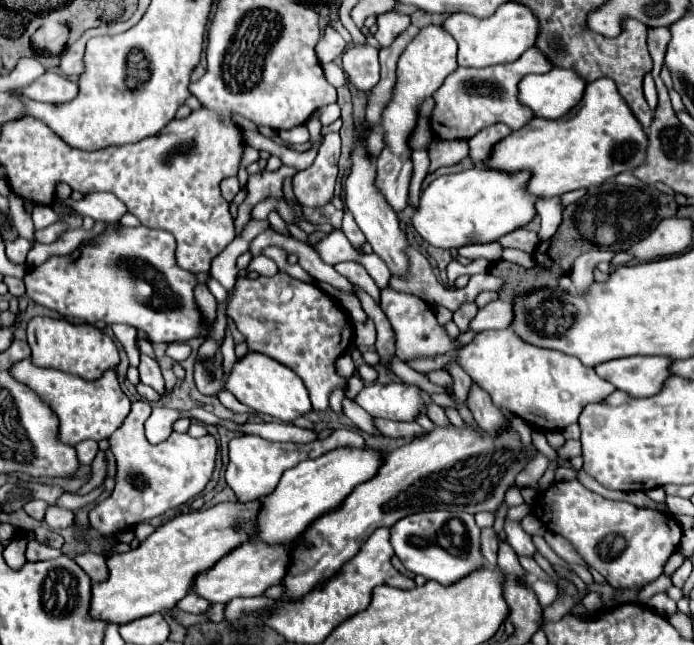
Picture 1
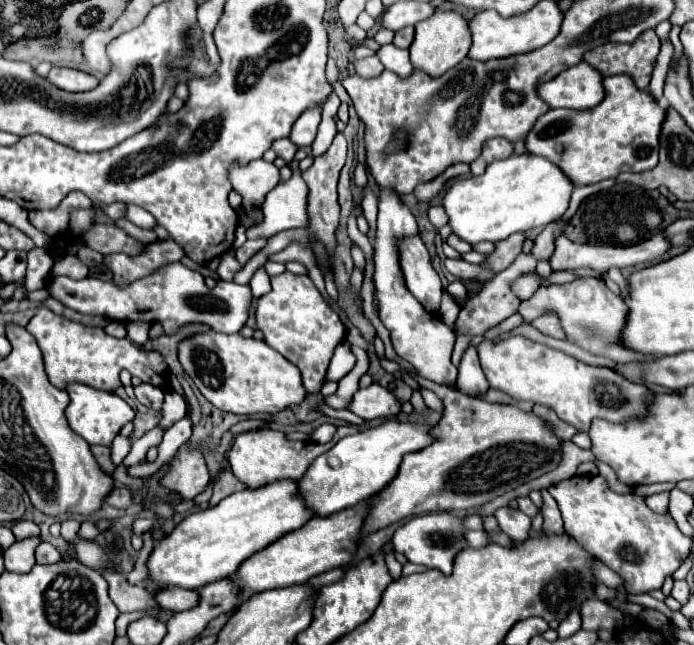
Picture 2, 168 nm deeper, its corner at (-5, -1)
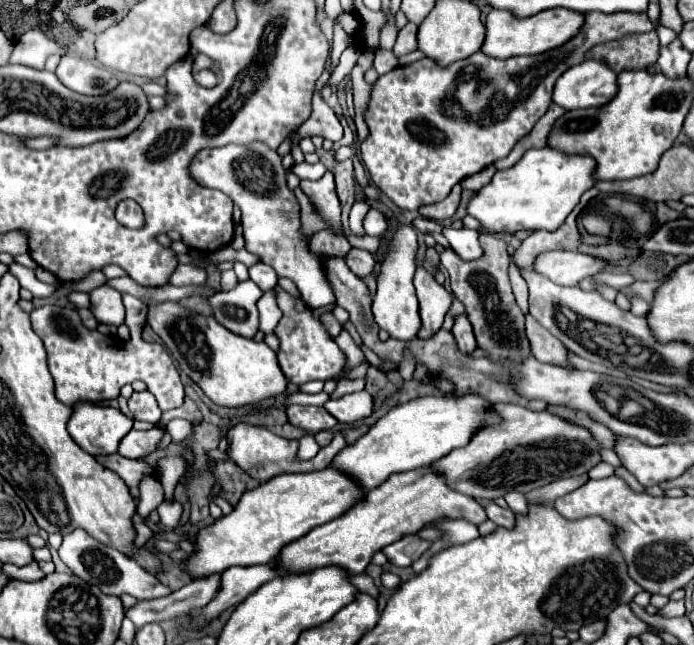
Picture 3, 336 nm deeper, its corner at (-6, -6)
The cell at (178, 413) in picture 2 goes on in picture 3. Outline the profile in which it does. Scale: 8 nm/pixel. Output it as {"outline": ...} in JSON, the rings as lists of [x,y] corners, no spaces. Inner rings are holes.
{"outline":[[[149,429],[149,431],[129,431],[121,443],[119,453],[129,459],[141,459],[145,455],[151,455],[157,447],[157,441],[161,441],[163,431],[161,429]]]}

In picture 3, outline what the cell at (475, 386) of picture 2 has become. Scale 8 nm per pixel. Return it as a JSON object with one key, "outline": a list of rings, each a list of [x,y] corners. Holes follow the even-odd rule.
{"outline":[[[457,315],[455,317],[455,323],[453,323],[453,329],[451,329],[459,349],[465,353],[465,351],[473,351],[477,347],[475,343],[475,335],[473,335],[473,327],[467,319],[467,315]]]}

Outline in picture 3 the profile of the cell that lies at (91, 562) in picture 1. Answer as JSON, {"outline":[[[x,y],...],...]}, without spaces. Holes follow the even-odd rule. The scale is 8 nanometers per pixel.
{"outline":[[[209,575],[201,579],[193,579],[189,585],[181,587],[173,595],[139,601],[135,607],[127,609],[127,617],[135,623],[135,627],[143,627],[145,623],[161,623],[165,619],[175,619],[195,607],[205,607],[217,593],[221,585],[221,575]]]}

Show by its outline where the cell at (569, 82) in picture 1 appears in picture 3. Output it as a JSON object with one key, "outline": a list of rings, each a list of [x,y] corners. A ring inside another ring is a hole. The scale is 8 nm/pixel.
{"outline":[[[585,59],[555,83],[553,101],[569,109],[603,107],[617,95],[617,73],[601,59]]]}

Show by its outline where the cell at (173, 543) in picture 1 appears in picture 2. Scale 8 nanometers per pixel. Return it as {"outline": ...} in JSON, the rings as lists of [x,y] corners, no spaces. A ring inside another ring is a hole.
{"outline":[[[280,480],[258,490],[234,492],[216,506],[190,514],[176,524],[168,536],[158,540],[148,556],[148,576],[142,584],[150,596],[156,596],[170,586],[198,590],[206,584],[232,576],[254,552],[292,530],[298,530],[310,518],[312,512],[306,510],[296,482]]]}

